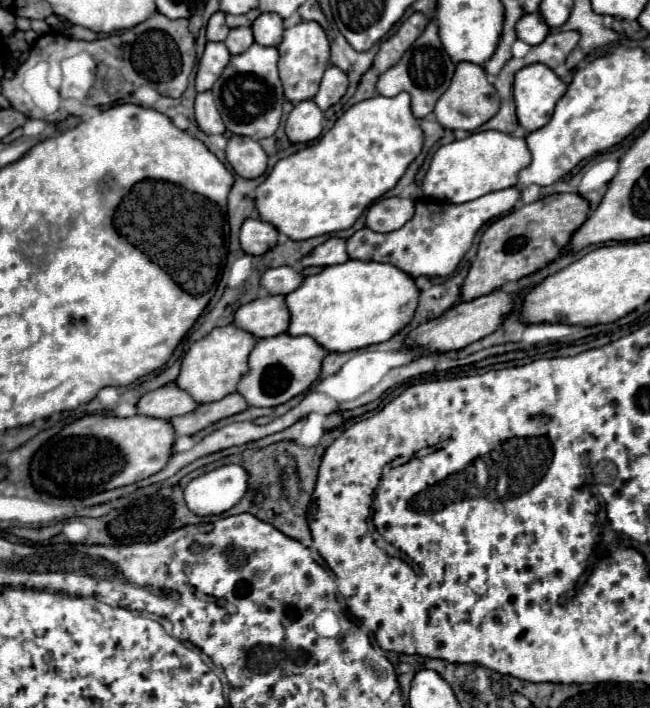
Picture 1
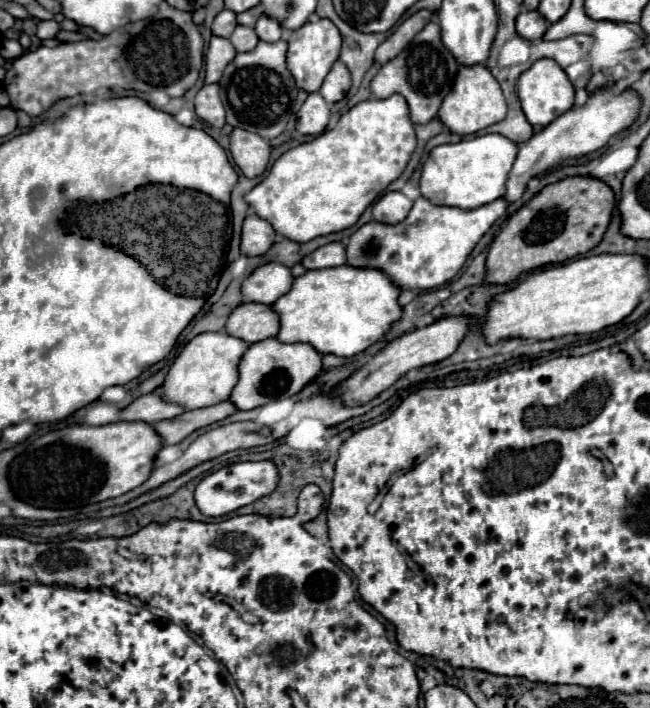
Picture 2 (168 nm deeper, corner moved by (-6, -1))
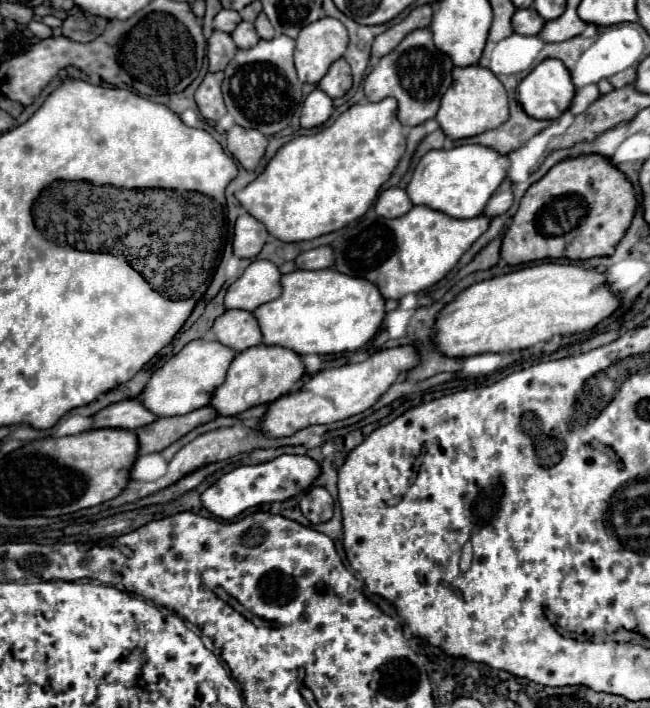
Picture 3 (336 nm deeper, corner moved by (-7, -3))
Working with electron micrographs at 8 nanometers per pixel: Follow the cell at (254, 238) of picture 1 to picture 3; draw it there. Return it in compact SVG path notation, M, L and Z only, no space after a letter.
M241 214L235 222L233 254L239 258L255 258L267 242L267 236L269 234L259 220L255 220L251 214Z

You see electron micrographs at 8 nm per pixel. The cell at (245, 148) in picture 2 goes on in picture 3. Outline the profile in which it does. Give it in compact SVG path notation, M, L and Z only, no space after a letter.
M233 126L227 132L227 150L243 164L243 168L253 170L263 158L267 148L267 138L259 134L259 130L247 130L241 126Z

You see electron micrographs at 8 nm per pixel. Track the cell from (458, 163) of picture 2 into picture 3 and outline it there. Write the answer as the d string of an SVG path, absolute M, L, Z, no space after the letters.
M463 144L451 150L431 150L419 160L405 190L413 206L427 206L457 220L475 218L483 212L491 194L505 180L507 166L507 156L479 144Z

